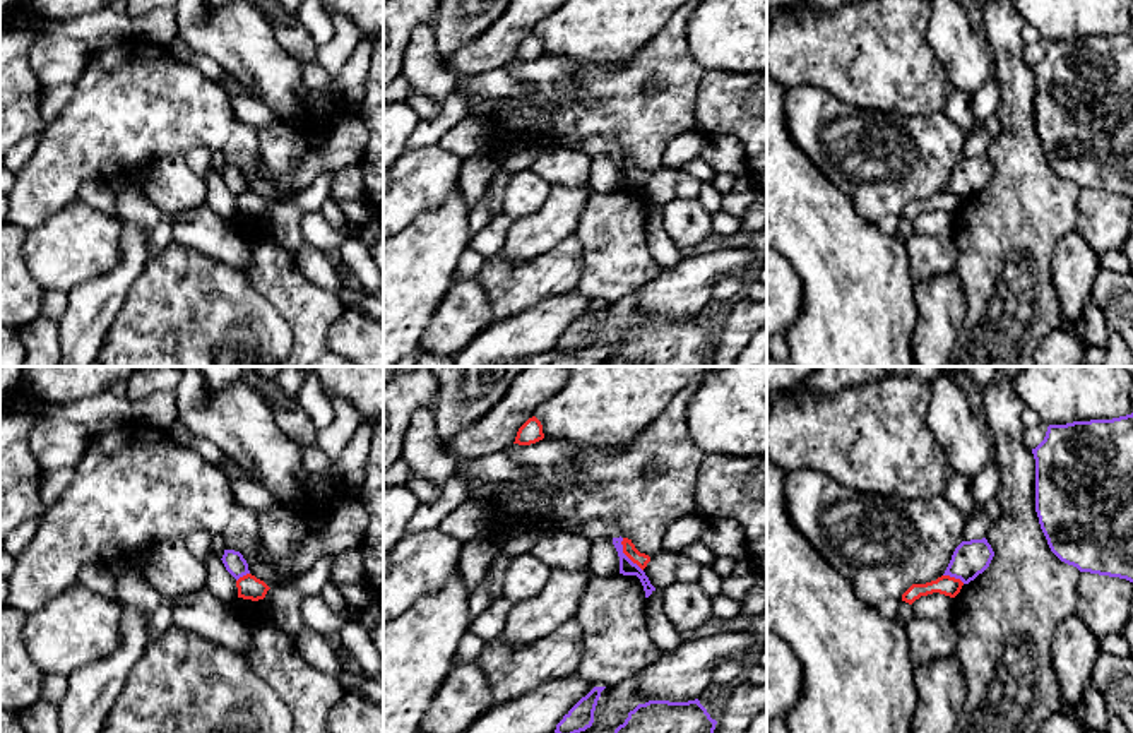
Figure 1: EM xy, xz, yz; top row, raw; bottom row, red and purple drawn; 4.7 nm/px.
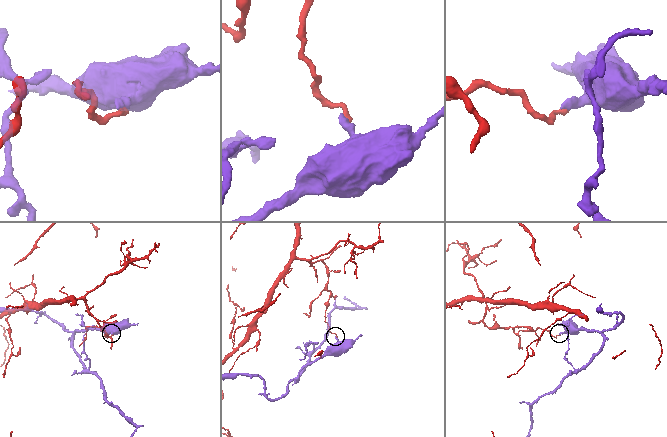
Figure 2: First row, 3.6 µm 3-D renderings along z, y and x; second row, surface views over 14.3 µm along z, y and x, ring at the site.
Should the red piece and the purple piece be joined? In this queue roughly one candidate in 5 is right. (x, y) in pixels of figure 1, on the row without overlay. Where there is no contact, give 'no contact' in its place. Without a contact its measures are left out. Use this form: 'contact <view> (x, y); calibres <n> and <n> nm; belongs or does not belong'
contact xz (627, 172); calibres 60 and 80 nm; does not belong

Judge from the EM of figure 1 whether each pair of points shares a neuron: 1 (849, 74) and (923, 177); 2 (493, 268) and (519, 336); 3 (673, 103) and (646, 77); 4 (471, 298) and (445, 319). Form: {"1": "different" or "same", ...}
{"1": "different", "2": "different", "3": "same", "4": "same"}

